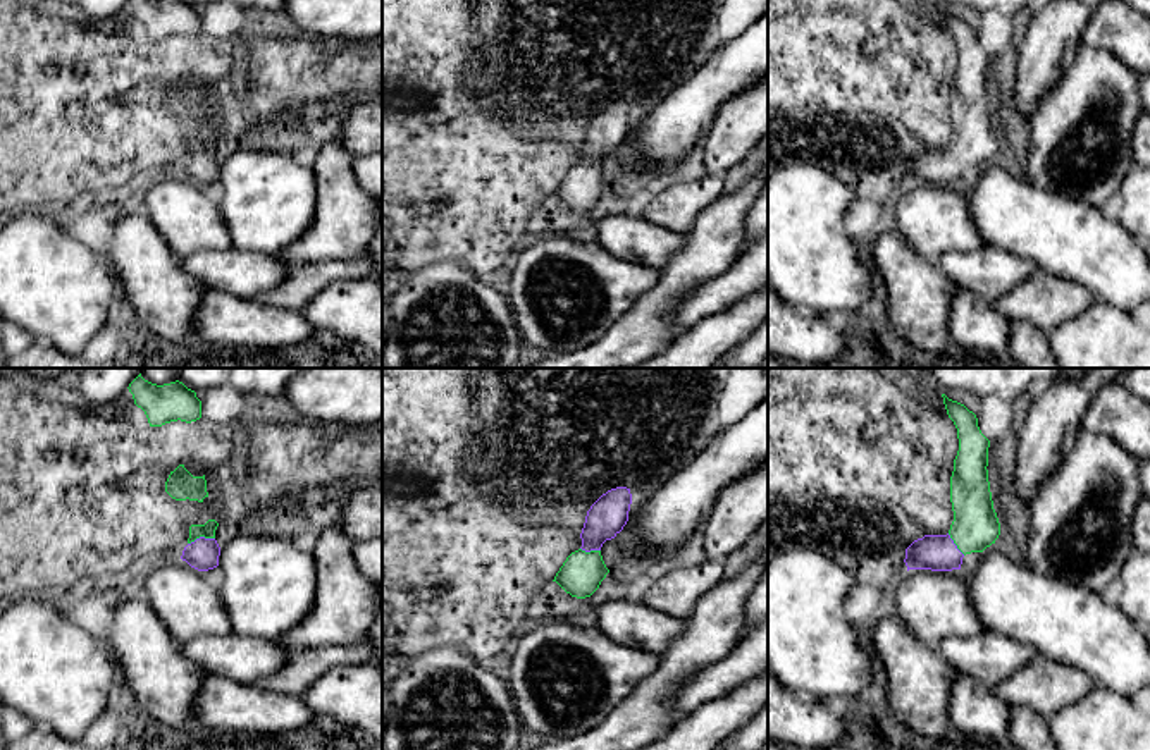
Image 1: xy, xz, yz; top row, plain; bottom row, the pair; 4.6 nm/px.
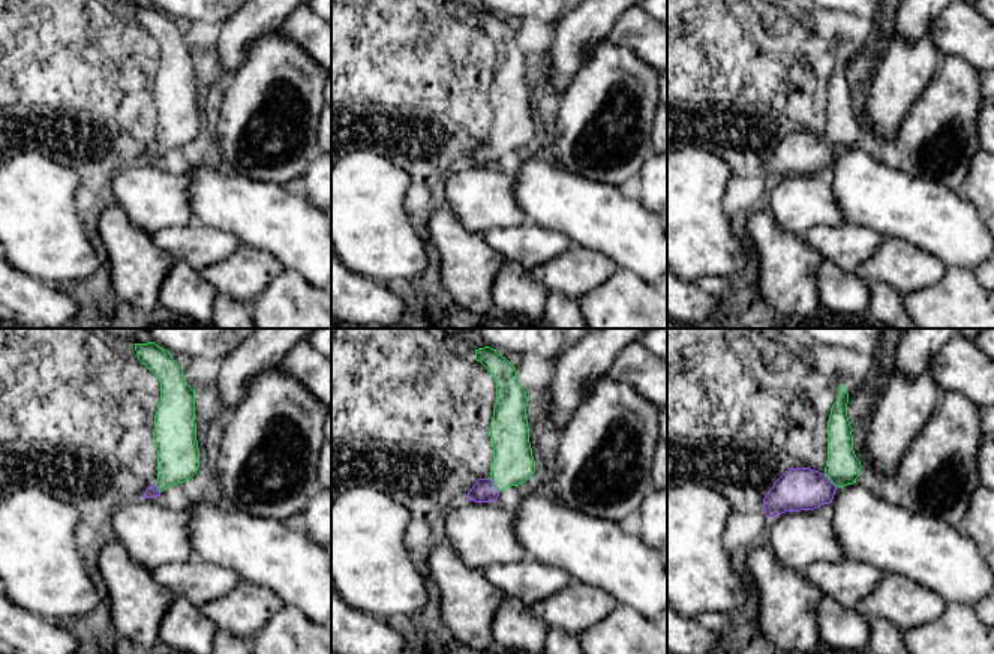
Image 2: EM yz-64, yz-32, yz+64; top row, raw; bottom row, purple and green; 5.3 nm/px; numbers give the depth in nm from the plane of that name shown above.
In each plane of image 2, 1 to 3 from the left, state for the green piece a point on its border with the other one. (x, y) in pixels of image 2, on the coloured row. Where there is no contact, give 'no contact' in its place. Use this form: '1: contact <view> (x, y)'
1: contact yz-64 (156, 488)
2: contact yz-32 (494, 485)
3: contact yz+64 (829, 480)

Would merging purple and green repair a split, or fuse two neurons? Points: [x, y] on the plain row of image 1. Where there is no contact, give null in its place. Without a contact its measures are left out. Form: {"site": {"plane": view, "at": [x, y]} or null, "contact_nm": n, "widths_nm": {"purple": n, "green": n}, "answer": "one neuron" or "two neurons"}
{"site": {"plane": "xy", "at": [200, 152]}, "contact_nm": 130, "widths_nm": {"purple": 150, "green": 70}, "answer": "one neuron"}

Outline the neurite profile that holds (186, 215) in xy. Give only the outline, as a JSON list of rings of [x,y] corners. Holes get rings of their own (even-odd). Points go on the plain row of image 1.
[[[176,174],[145,194],[141,212],[177,258],[196,251],[224,251],[234,244],[219,212],[222,196],[219,182],[198,186]]]

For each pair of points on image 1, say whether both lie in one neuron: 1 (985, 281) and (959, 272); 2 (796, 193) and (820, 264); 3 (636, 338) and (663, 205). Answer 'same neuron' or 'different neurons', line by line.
1: same neuron
2: same neuron
3: different neurons

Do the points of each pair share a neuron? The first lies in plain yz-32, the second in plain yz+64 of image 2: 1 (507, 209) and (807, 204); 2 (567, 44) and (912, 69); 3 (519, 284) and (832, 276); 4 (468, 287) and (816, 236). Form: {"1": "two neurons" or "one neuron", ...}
{"1": "one neuron", "2": "one neuron", "3": "one neuron", "4": "two neurons"}

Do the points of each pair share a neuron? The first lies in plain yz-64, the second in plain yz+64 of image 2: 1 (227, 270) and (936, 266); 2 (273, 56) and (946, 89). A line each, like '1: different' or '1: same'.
1: same
2: same

